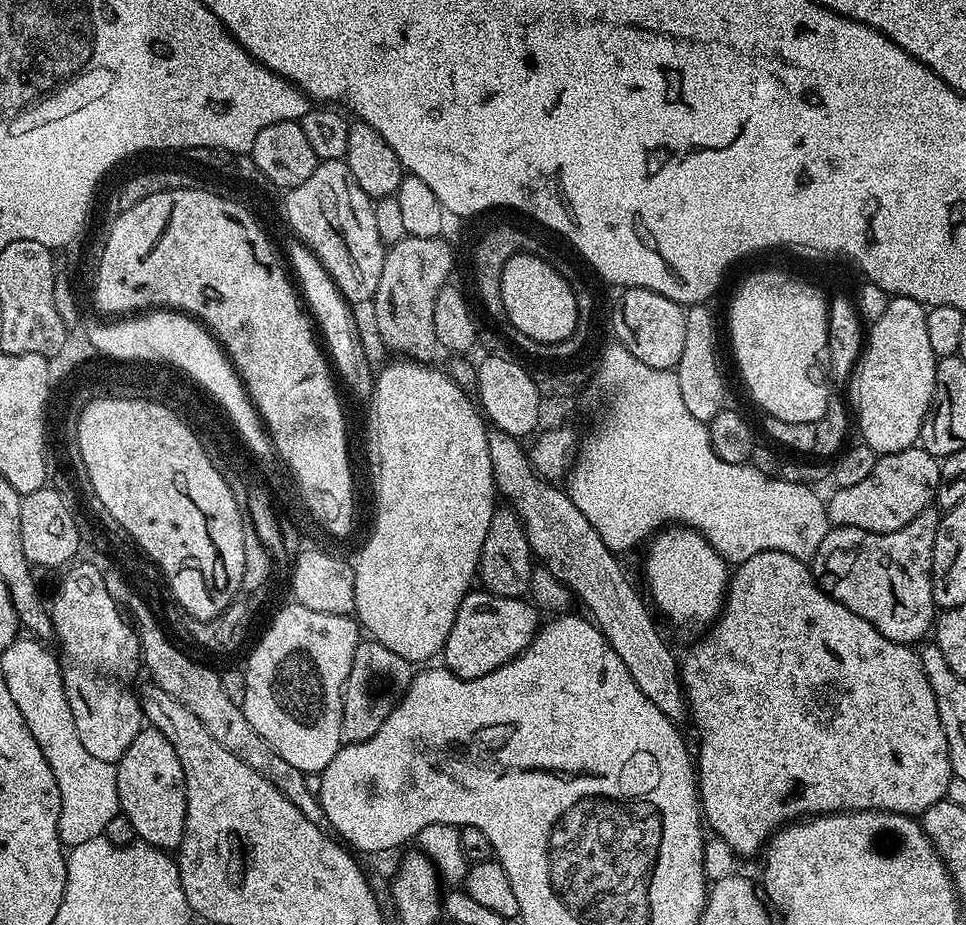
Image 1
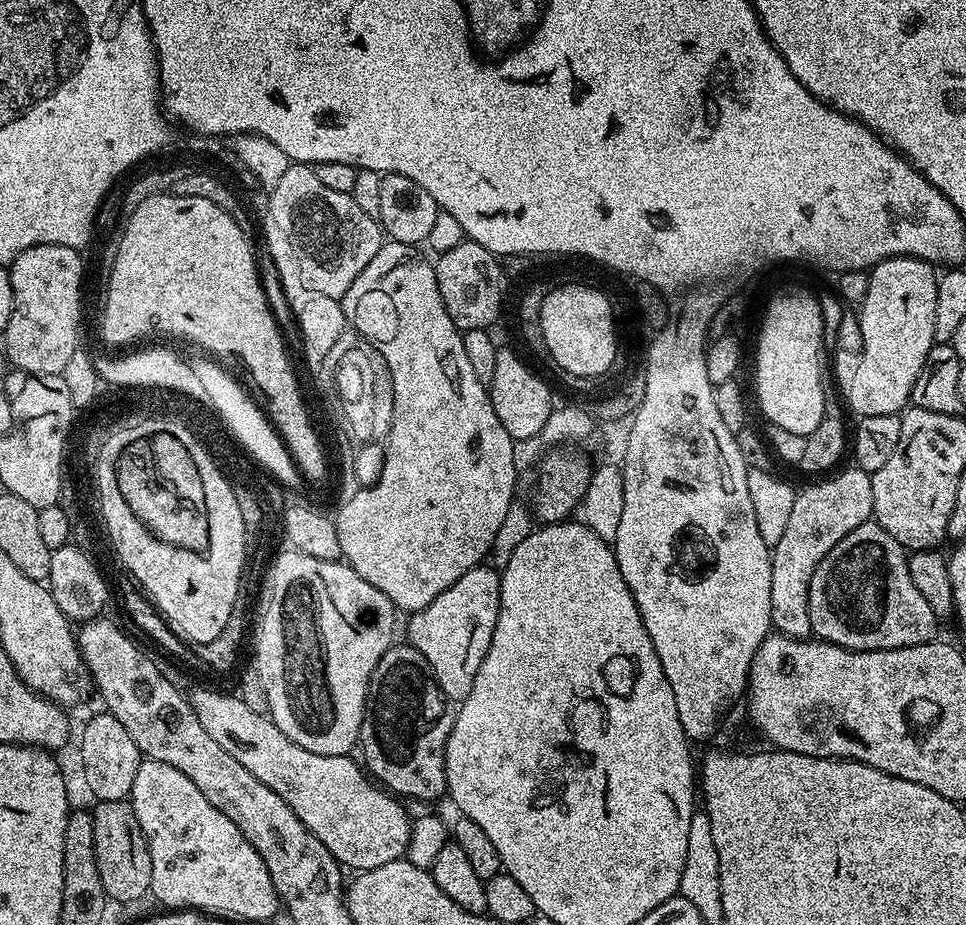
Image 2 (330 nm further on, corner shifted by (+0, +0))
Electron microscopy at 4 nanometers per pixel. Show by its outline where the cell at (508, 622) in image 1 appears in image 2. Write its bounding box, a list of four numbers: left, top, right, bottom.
[407,563,500,702]

